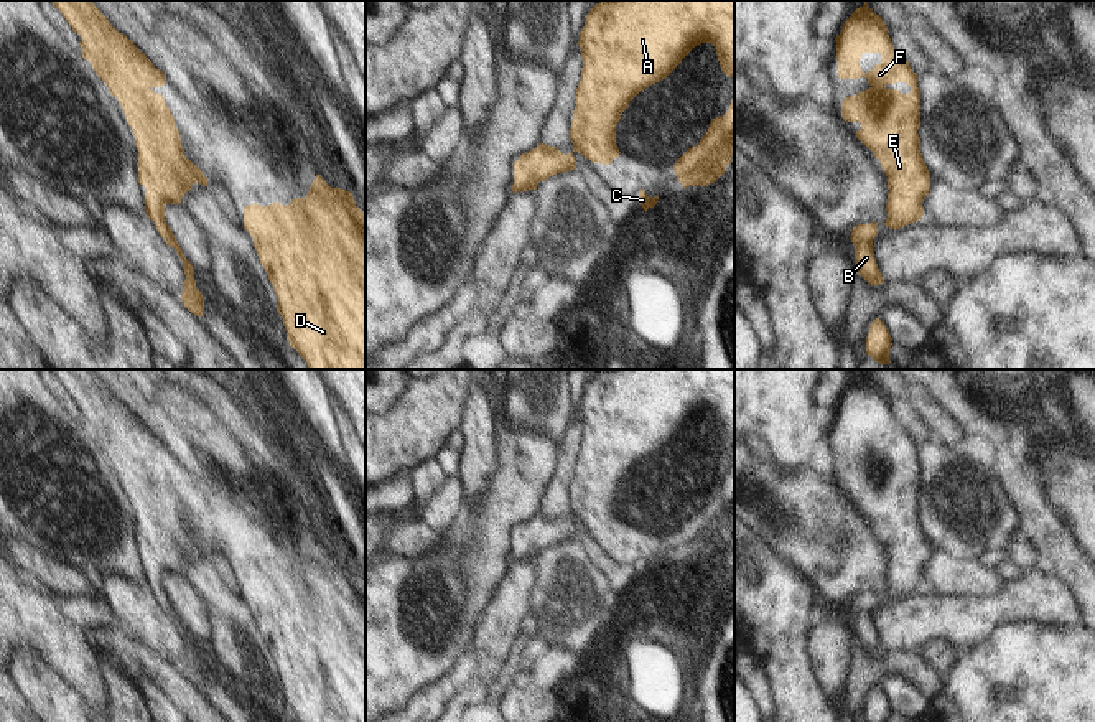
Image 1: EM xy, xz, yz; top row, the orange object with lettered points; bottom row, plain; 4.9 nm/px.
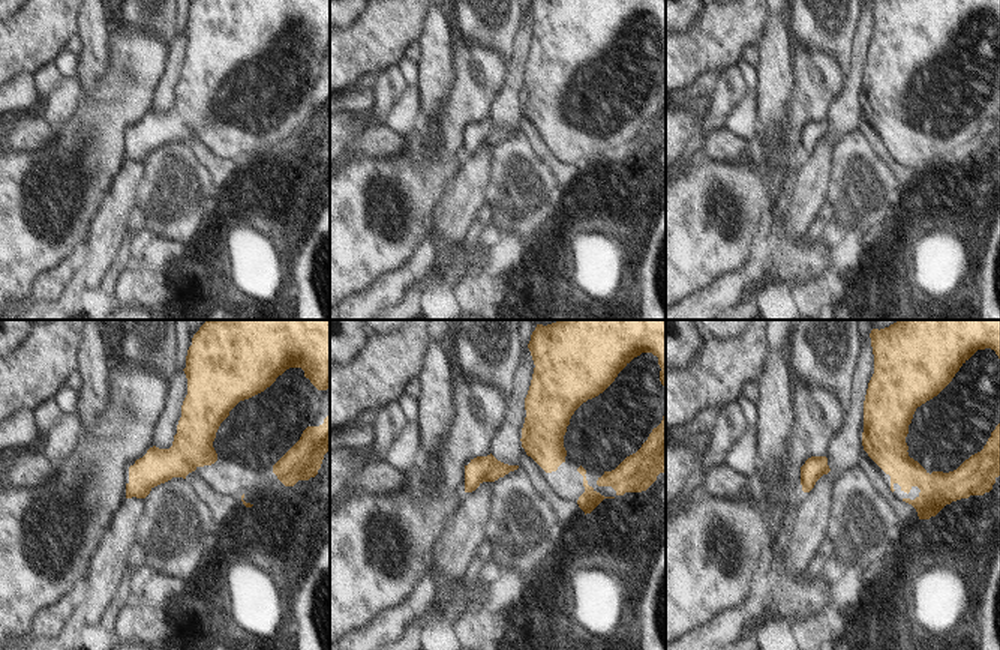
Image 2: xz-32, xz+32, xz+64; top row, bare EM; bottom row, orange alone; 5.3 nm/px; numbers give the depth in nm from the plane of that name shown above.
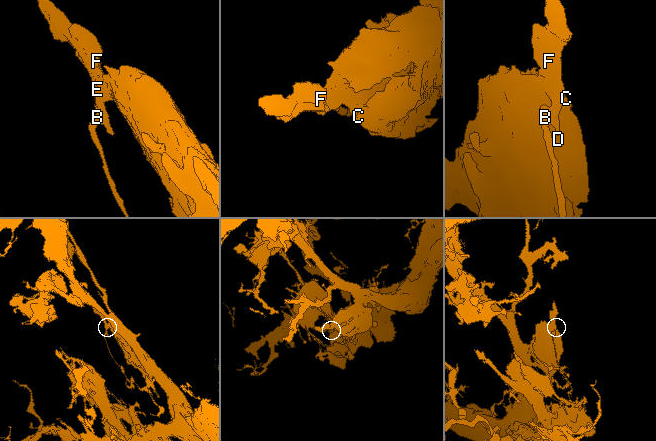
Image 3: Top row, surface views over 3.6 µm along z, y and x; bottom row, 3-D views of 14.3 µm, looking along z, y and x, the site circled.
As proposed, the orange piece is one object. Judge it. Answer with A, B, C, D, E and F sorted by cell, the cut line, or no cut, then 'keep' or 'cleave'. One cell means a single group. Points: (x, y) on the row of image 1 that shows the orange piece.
groups A B C D E F; cut none; keep

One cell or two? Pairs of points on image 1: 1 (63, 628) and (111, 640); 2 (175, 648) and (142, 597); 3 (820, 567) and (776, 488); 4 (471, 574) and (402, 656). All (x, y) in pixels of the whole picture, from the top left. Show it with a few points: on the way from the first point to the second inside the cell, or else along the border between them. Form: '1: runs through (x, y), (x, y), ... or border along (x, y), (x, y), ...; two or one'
1: border along (89, 633), (102, 656); two
2: runs through (163, 635), (142, 610); one
3: runs through (820, 548), (820, 536), (792, 508); one
4: runs through (460, 604), (460, 622), (445, 648), (432, 653); one

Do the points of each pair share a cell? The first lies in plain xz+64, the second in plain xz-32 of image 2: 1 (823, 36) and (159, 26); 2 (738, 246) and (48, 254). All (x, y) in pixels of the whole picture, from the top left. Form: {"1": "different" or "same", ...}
{"1": "same", "2": "same"}

